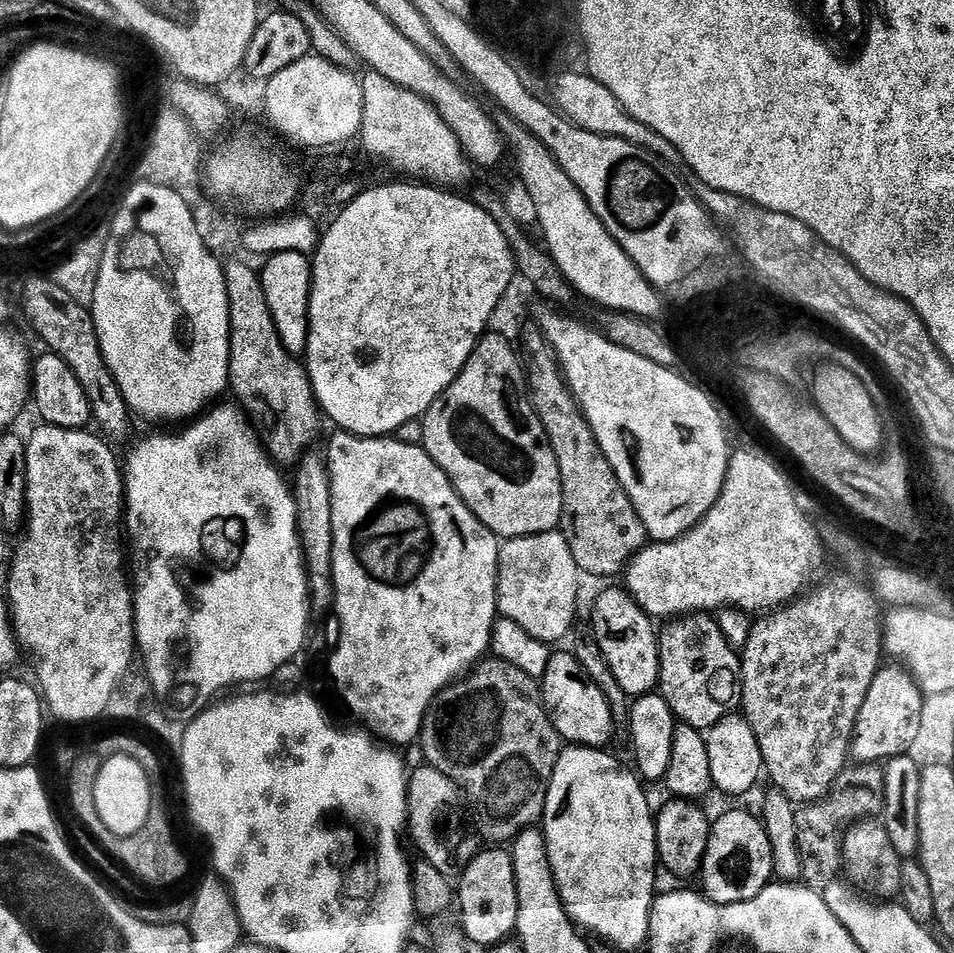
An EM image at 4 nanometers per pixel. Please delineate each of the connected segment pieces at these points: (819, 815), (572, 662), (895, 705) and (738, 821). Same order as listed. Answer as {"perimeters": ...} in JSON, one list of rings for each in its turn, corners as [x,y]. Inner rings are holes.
{"perimeters":[[[[833,783],[819,800],[805,803],[795,809],[797,826],[797,853],[800,855],[800,877],[807,887],[823,890],[827,884],[837,883],[844,862],[844,836],[855,829],[859,820],[864,820],[878,808],[877,793],[863,796],[856,784]]],[[[553,651],[550,662],[546,666],[546,674],[542,677],[544,684],[544,696],[542,703],[544,711],[547,712],[550,722],[555,726],[561,741],[572,746],[582,748],[603,749],[612,740],[612,708],[608,705],[608,700],[604,697],[605,689],[598,685],[583,670],[583,666],[572,656],[571,651]]],[[[881,667],[877,671],[876,677],[870,682],[870,690],[862,702],[862,706],[856,715],[856,724],[852,728],[850,743],[848,745],[847,755],[852,756],[860,764],[872,764],[875,760],[888,762],[893,758],[900,758],[911,749],[914,742],[914,734],[918,730],[920,721],[920,711],[924,705],[926,696],[920,691],[919,684],[912,679],[911,673],[906,670]]],[[[728,812],[715,817],[708,833],[708,845],[704,855],[703,895],[716,904],[746,902],[773,883],[773,863],[770,838],[761,824],[761,817],[748,812]]]]}

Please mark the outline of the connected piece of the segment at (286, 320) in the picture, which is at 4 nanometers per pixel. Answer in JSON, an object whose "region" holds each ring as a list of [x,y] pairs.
{"region":[[[280,252],[263,261],[264,272],[259,273],[266,302],[270,306],[272,321],[280,339],[280,347],[293,358],[300,358],[308,351],[308,299],[312,289],[312,266],[302,252]]]}

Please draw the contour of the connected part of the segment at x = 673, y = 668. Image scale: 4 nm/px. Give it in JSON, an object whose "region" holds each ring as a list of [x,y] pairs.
{"region":[[[693,614],[669,623],[665,632],[658,636],[660,645],[660,683],[658,694],[670,706],[677,721],[691,728],[707,730],[729,715],[737,707],[740,692],[740,662],[737,649],[724,637],[721,625],[715,619],[704,614]]]}

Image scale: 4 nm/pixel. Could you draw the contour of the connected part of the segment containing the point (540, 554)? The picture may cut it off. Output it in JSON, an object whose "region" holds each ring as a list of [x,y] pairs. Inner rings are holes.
{"region":[[[563,531],[543,532],[537,536],[514,536],[500,546],[500,565],[496,579],[496,606],[499,615],[510,622],[518,622],[526,634],[538,638],[543,644],[556,646],[572,628],[576,620],[576,599],[580,596],[582,573],[576,567],[574,554],[566,542]]]}

